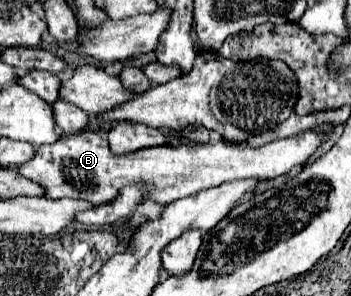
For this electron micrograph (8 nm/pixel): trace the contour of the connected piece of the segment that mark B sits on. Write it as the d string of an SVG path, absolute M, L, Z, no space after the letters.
M82 130L78 134L64 134L58 138L58 142L40 146L30 162L18 166L18 172L24 178L44 186L46 198L76 198L88 200L92 204L114 200L120 188L134 182L148 182L154 186L148 196L166 206L172 200L196 194L198 190L220 186L224 182L246 178L268 180L288 174L292 168L304 166L304 162L324 140L326 136L318 136L308 130L298 136L274 140L260 148L216 142L198 146L158 146L118 156L110 152L106 136L92 130Z

